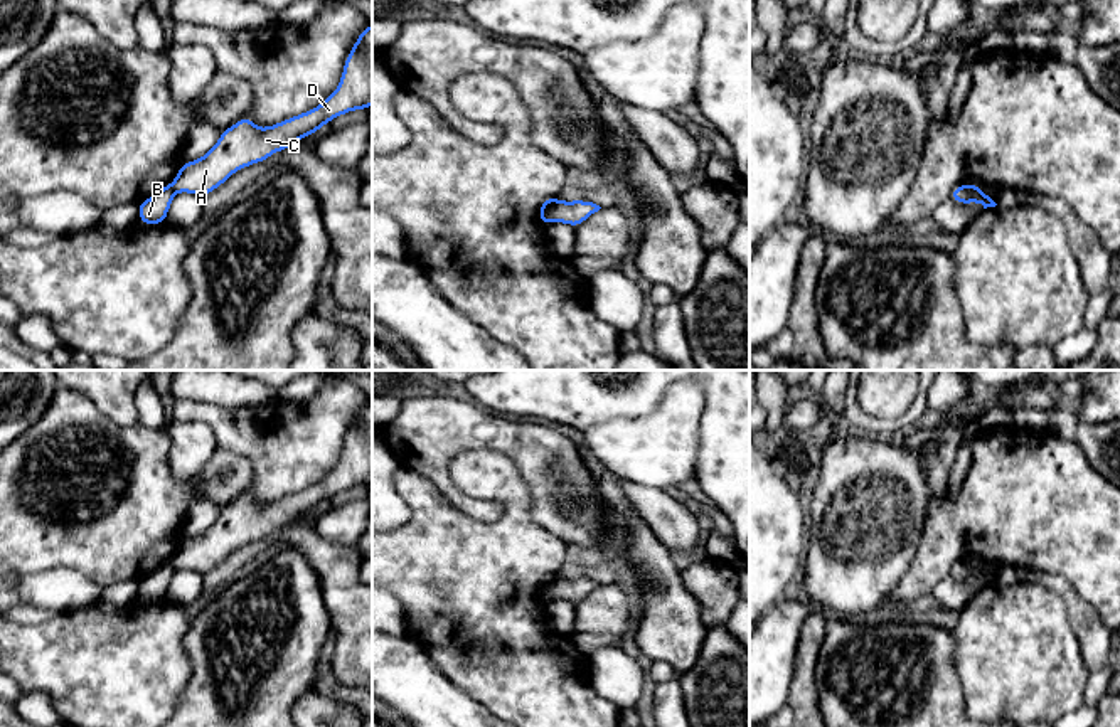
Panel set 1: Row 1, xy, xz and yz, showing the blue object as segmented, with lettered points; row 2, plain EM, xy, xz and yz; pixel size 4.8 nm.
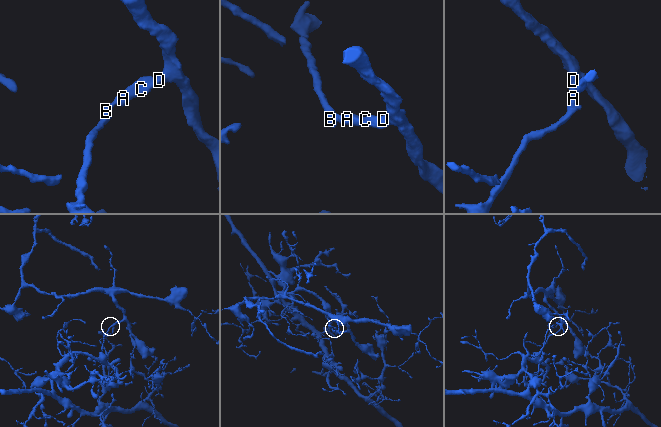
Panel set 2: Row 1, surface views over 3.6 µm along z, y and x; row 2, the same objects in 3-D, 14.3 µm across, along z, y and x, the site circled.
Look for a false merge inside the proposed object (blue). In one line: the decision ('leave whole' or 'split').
split

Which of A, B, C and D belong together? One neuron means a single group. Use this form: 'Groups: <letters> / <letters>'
Groups: A C D / B

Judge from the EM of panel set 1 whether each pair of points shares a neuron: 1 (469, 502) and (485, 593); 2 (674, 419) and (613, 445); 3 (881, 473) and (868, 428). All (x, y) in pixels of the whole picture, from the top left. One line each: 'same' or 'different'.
1: different
2: same
3: different

